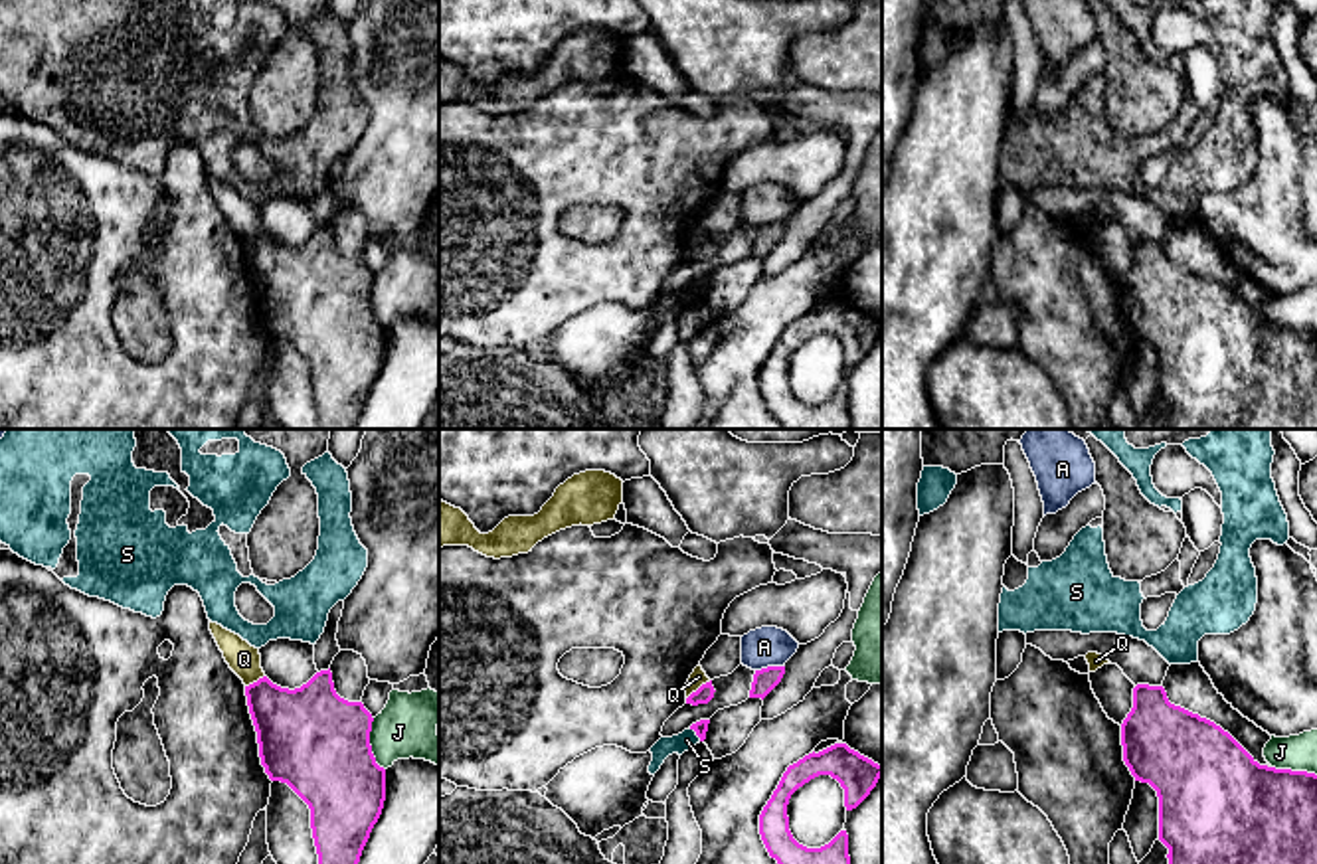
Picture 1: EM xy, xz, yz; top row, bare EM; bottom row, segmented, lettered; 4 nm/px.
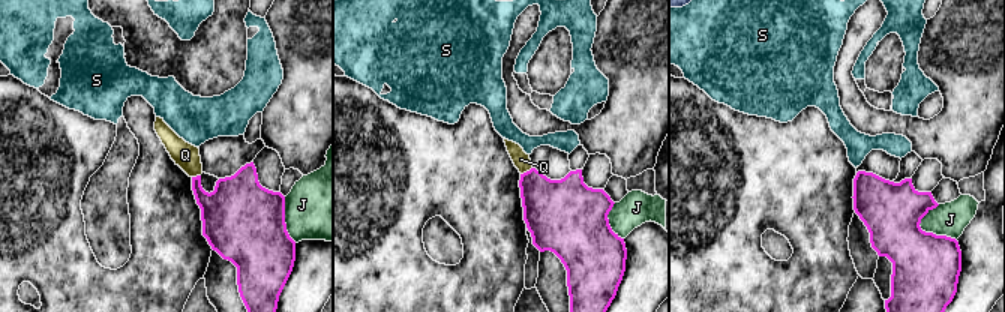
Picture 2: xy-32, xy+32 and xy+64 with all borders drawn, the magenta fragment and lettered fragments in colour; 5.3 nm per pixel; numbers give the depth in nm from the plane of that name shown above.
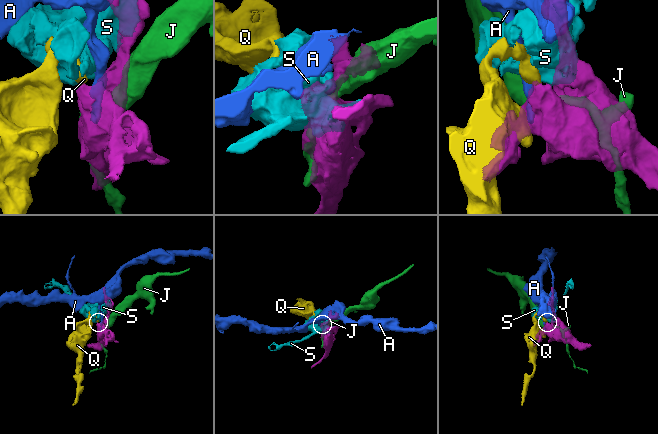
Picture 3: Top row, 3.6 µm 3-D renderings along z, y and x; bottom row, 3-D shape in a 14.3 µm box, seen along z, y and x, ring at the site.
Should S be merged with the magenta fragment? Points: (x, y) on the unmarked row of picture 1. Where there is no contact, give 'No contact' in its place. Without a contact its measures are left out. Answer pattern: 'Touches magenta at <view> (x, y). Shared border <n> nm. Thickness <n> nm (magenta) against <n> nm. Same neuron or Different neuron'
Touches magenta at xz (697, 291). Shared border 80 nm. Thickness 60 nm (magenta) against 80 nm. Different neuron

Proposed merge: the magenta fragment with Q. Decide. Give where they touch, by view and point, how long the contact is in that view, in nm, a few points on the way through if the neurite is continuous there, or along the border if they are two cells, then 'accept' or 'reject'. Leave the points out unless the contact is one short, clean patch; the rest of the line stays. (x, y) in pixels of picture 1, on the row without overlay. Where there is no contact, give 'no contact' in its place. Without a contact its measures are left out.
contact xz (701, 244); length 130 nm; border xz (710, 238), (702, 240), (687, 256); reject

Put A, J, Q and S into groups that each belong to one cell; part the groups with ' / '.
A / J / Q / S

